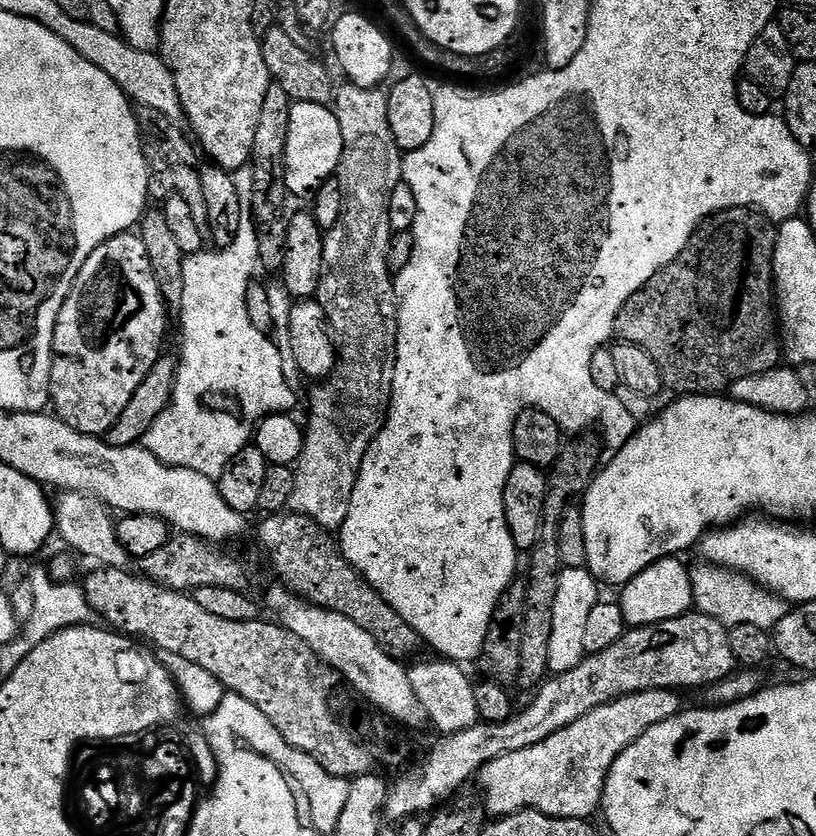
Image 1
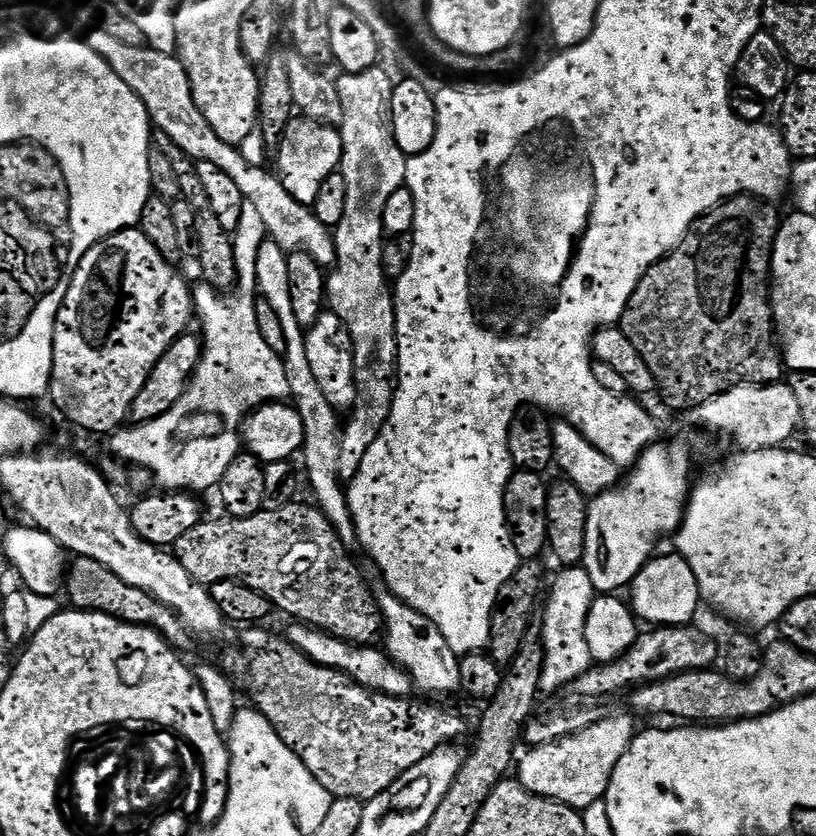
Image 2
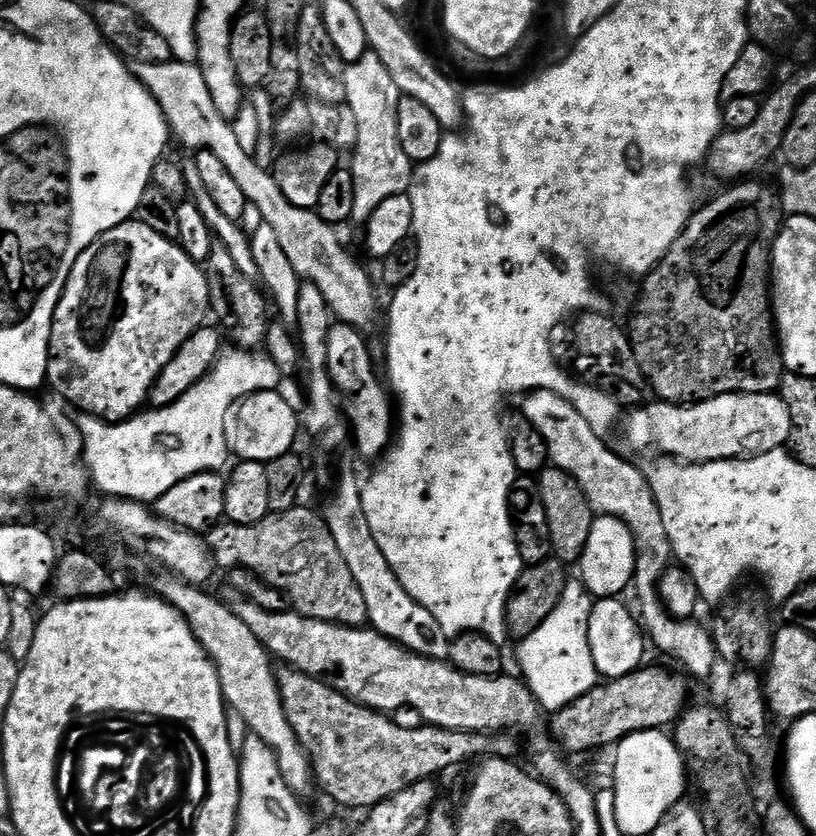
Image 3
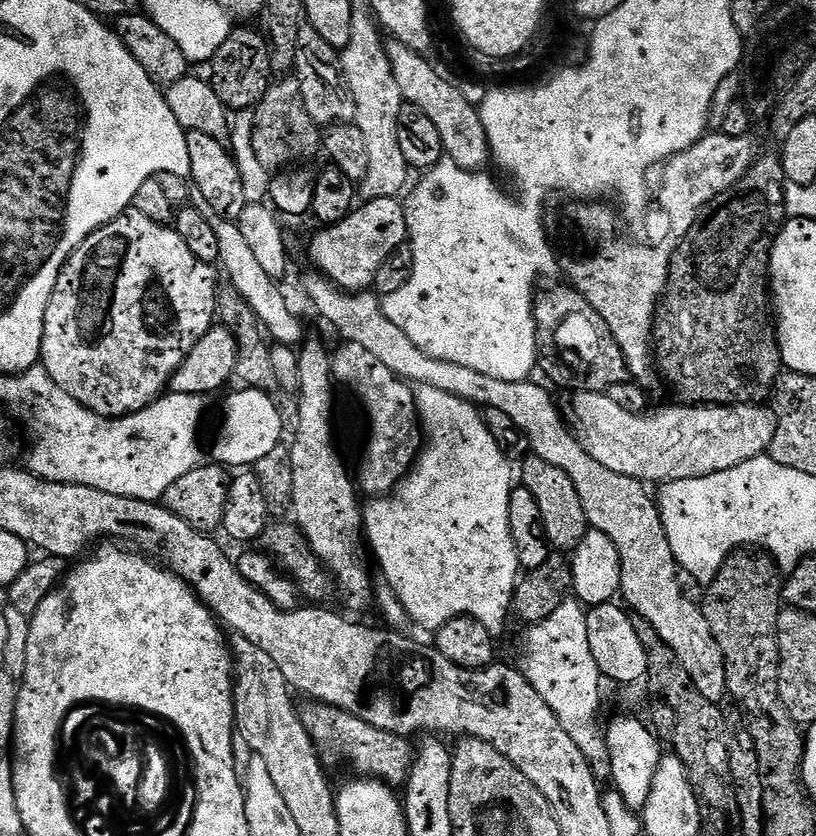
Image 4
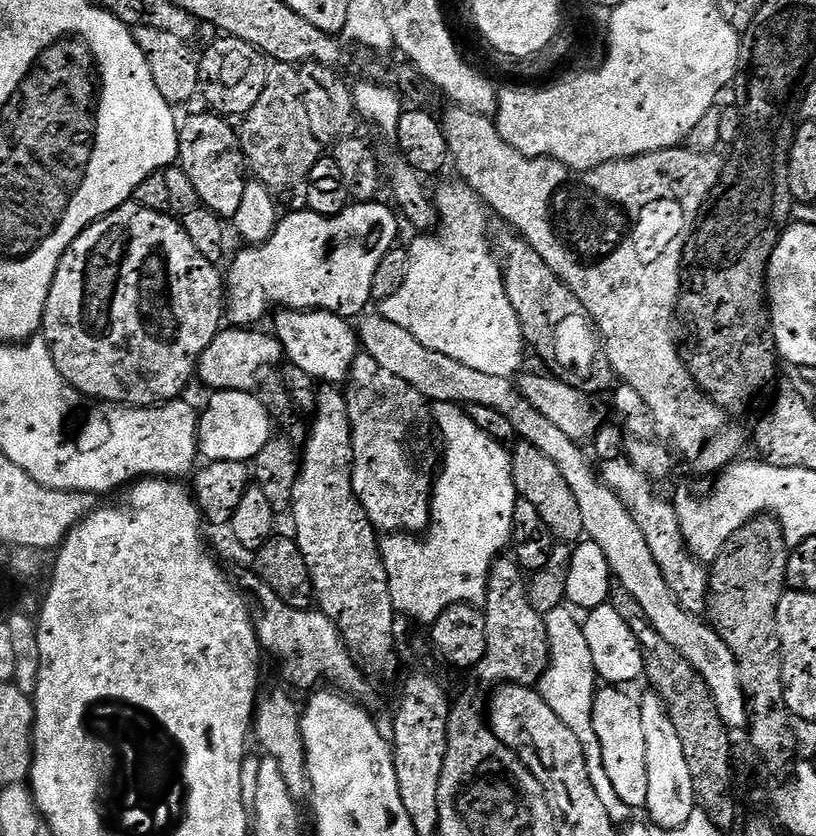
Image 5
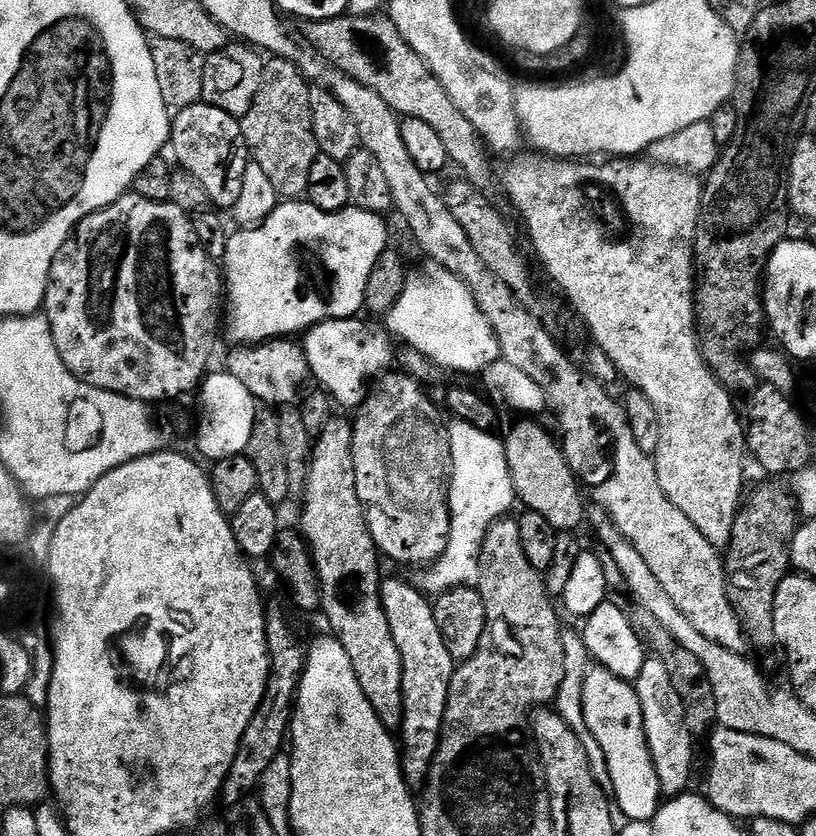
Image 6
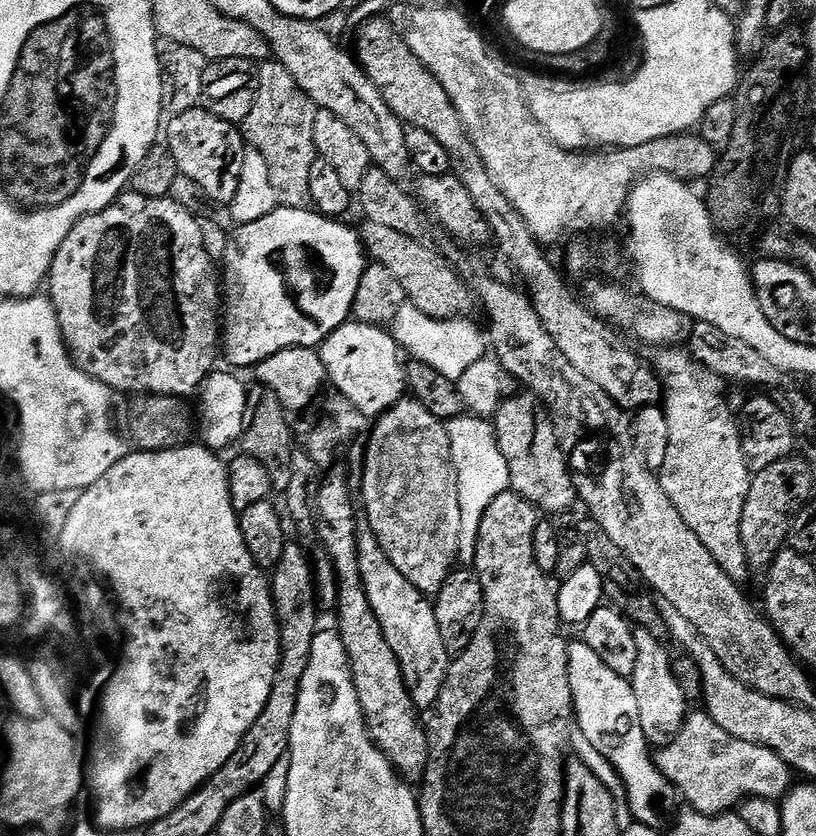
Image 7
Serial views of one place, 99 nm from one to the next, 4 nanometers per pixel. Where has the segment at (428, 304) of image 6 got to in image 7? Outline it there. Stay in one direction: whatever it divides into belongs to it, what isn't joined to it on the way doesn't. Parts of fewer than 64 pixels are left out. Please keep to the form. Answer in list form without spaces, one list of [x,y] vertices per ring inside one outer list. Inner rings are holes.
[[[406,302],[402,310],[398,310],[398,318],[390,326],[396,343],[411,359],[426,362],[426,366],[434,366],[438,374],[451,380],[462,378],[467,368],[478,362],[486,354],[486,336],[471,324],[468,318],[451,320],[432,320],[426,314]]]

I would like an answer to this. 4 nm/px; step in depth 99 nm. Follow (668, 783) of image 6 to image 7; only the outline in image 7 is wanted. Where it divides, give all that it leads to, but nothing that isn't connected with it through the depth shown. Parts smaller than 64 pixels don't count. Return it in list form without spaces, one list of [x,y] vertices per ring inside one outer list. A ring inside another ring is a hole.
[[[637,627],[635,634],[638,658],[634,662],[634,674],[630,677],[630,683],[634,698],[638,698],[638,718],[642,718],[642,730],[649,745],[663,746],[680,733],[690,712],[690,700],[685,696],[682,686],[678,686],[674,660],[673,657],[668,657],[668,652],[664,649],[665,641],[642,627]]]

